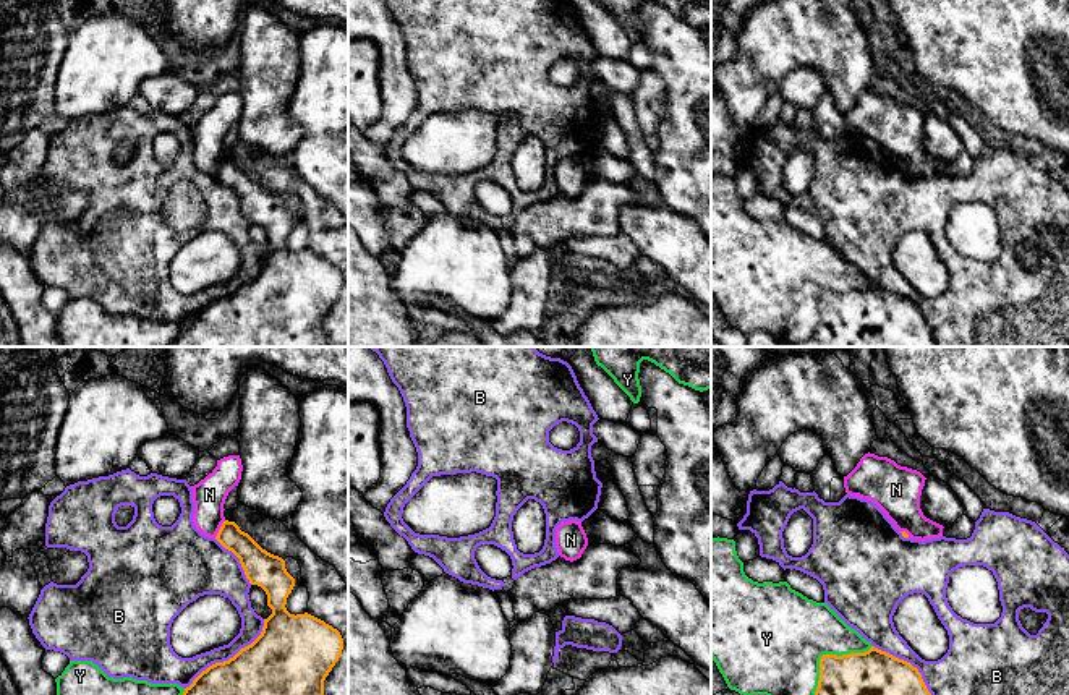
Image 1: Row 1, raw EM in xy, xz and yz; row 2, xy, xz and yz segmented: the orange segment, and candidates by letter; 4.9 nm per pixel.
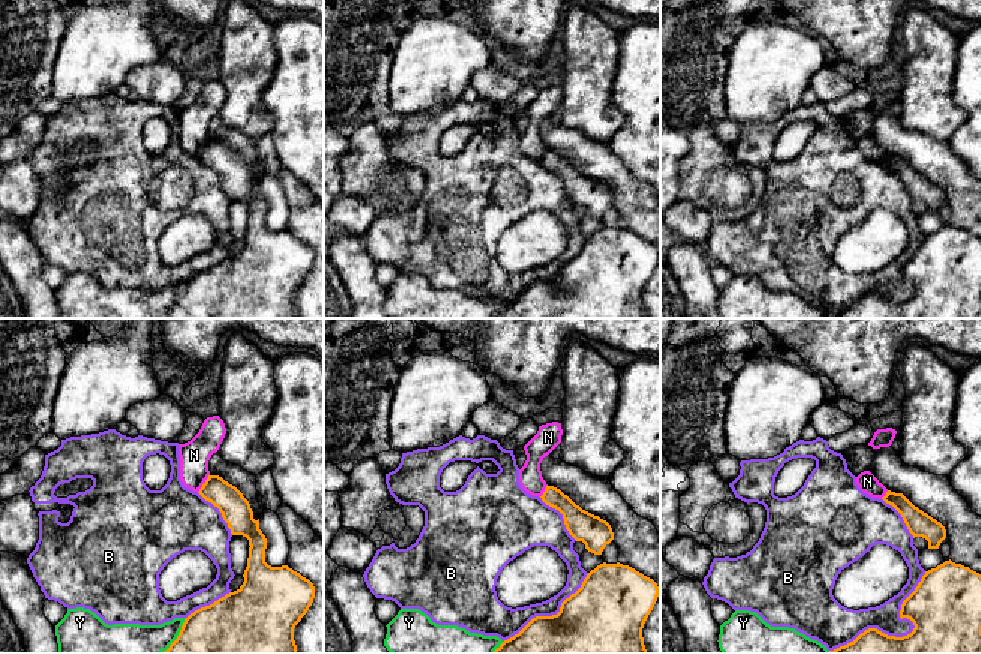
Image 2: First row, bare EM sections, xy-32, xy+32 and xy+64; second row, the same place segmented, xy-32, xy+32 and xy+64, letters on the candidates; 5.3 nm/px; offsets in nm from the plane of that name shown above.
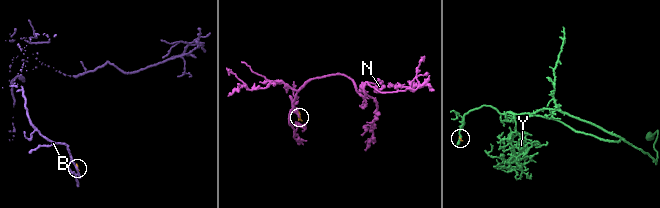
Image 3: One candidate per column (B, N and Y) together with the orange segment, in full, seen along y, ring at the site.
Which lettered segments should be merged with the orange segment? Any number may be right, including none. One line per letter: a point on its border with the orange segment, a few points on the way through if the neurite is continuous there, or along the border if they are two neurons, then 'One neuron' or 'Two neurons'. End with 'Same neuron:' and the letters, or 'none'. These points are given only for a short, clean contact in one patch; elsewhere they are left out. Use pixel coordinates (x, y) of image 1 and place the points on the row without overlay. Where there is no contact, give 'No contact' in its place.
B: Touches orange at xy (230, 295). Two neurons
N: Touches orange at xy (221, 166). Boundary: xy (225, 157), (214, 174). Two neurons
Y: Touches orange at yz (820, 305). Two neurons
Same neuron: none

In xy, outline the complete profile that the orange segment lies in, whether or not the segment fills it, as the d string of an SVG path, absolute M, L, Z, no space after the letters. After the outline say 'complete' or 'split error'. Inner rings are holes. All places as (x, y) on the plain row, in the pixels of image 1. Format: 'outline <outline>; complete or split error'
outline M225 157L215 177L240 196L249 220L266 228L272 251L251 282L202 308L168 347L329 347L324 318L342 292L340 269L308 249L295 253L287 248L295 215L287 209L285 198L262 186L235 159Z; complete

